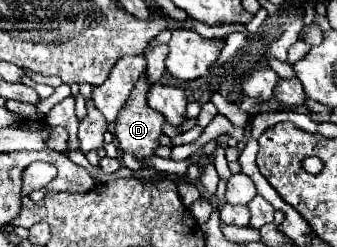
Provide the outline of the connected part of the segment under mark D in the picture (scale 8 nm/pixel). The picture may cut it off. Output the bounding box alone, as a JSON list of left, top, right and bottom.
[114,76,166,162]

